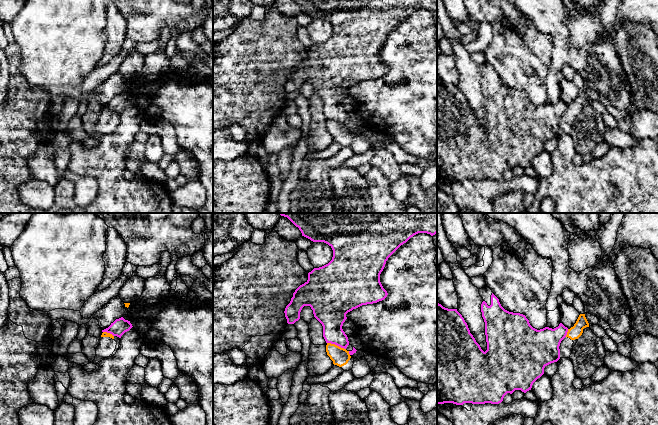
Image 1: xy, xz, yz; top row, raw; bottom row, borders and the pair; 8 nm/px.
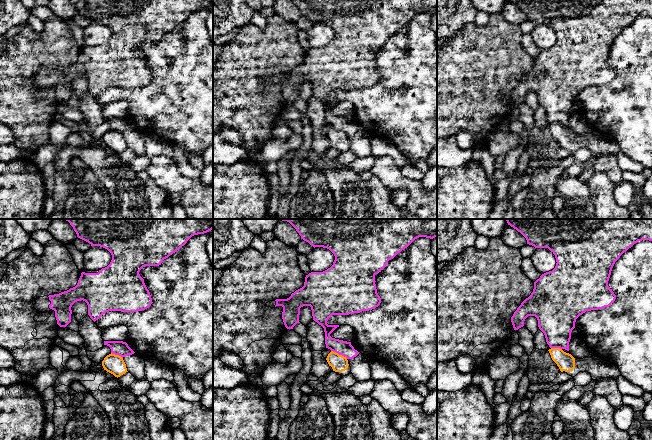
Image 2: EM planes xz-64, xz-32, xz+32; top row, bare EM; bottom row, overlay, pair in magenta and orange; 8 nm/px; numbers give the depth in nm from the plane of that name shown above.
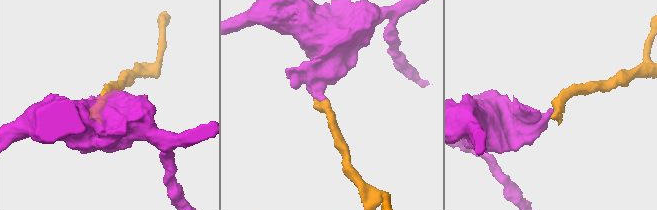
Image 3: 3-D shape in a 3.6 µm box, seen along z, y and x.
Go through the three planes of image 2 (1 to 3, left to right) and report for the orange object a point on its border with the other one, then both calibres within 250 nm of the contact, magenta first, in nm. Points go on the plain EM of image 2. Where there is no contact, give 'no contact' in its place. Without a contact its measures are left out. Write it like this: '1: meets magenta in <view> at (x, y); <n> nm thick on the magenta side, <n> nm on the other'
1: meets magenta in xz-64 at (117, 130); 120 nm thick on the magenta side, 160 nm on the other
2: meets magenta in xz-32 at (339, 130); 120 nm thick on the magenta side, 140 nm on the other
3: meets magenta in xz+32 at (556, 123); 320 nm thick on the magenta side, 140 nm on the other

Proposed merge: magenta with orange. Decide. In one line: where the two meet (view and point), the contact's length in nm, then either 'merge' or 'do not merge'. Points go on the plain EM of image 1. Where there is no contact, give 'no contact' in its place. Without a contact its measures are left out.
xz (336, 120) | 160 nm | do not merge

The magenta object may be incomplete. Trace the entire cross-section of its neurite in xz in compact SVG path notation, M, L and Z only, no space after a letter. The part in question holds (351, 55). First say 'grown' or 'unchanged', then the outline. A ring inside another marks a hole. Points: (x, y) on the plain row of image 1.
unchanged; M294 0L302 12L313 18L324 18L333 26L332 36L308 49L308 56L300 61L285 84L288 100L300 95L304 82L310 82L314 93L323 102L326 119L346 125L348 113L342 105L346 90L362 81L384 76L388 69L380 58L388 34L411 13L418 9L431 12L437 9L437 0Z

